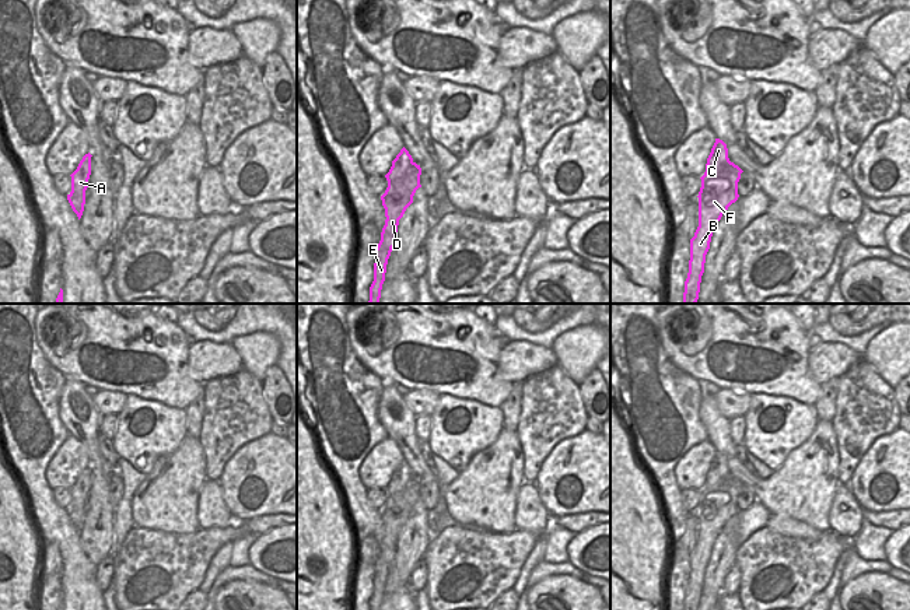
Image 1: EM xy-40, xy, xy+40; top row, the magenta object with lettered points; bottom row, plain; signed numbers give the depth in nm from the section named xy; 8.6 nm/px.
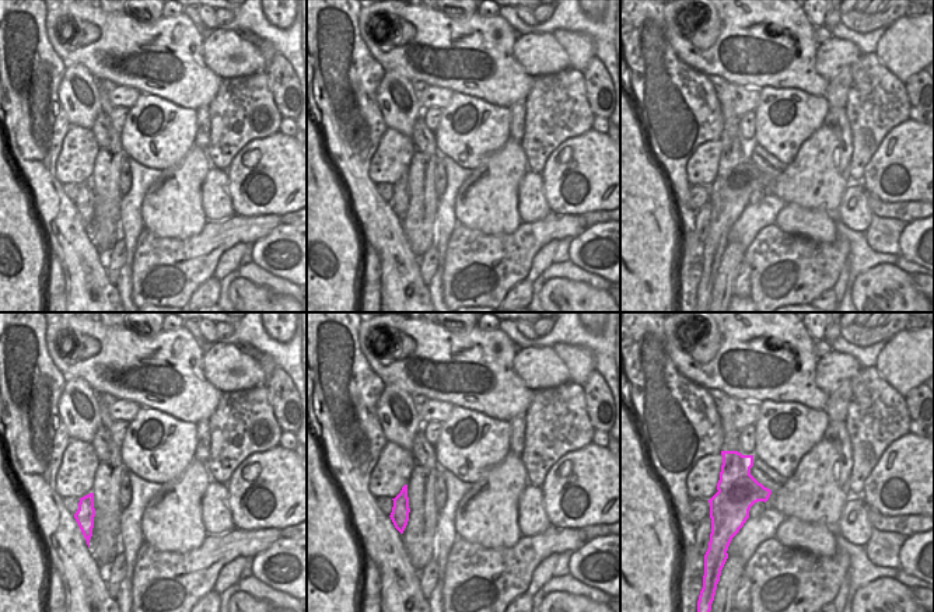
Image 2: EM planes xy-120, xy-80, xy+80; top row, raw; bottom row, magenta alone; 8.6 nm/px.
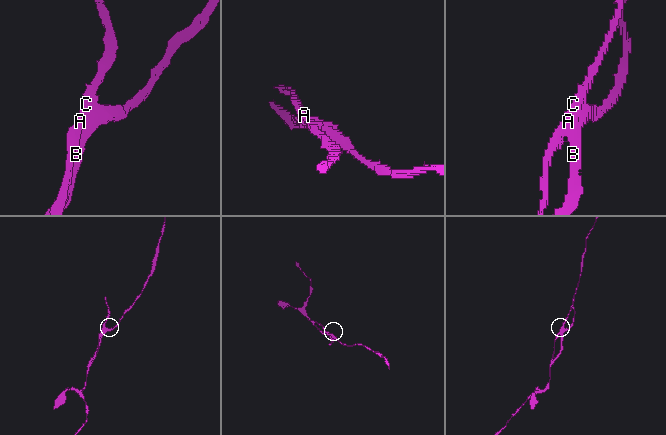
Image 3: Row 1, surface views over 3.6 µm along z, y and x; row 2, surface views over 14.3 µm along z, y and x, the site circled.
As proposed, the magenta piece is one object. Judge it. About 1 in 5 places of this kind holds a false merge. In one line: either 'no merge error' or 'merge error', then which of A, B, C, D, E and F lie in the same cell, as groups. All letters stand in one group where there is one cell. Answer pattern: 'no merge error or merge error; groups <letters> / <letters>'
merge error; groups A C / B D E F

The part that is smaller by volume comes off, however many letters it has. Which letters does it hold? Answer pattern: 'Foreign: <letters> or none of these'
Foreign: A, C

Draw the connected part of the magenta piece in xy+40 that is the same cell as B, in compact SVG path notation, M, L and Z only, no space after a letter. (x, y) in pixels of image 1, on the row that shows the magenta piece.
M728 161L715 173L704 173L699 192L699 227L690 239L689 273L685 281L683 304L696 304L704 273L706 255L713 231L728 207L739 197L738 182L743 171Z

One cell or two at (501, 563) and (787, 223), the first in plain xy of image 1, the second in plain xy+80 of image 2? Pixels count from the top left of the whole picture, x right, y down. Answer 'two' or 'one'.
two

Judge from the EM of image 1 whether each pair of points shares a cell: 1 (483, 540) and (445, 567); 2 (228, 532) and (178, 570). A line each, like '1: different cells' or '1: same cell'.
1: same cell
2: same cell

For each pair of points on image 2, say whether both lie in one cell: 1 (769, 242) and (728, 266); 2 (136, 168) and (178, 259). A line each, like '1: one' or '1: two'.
1: two
2: two

